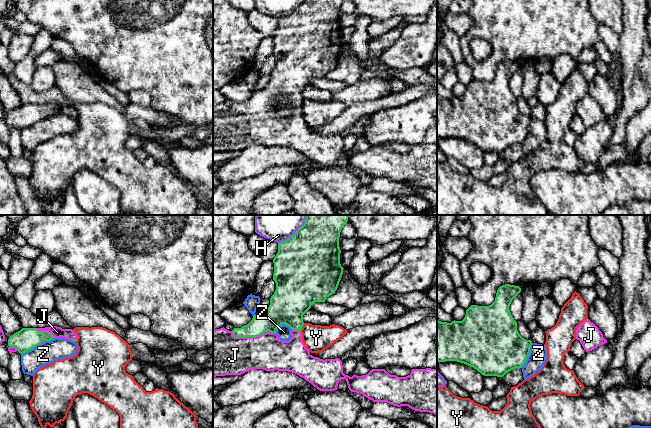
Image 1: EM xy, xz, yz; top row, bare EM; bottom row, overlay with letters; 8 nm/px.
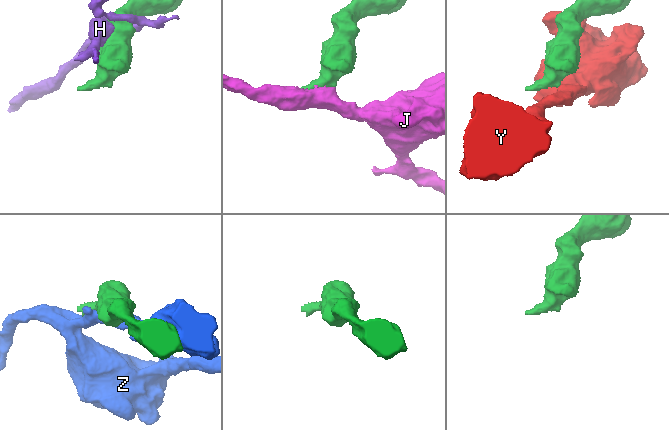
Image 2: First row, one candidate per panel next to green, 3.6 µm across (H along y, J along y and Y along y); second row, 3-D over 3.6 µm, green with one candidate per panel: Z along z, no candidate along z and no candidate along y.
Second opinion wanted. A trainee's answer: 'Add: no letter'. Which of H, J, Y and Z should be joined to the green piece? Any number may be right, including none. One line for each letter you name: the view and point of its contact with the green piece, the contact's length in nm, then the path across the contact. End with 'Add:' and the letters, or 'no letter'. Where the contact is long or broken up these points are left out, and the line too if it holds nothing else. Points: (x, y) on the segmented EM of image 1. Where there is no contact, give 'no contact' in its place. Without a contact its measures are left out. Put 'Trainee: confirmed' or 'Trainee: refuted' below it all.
J: contact xz (252, 336); length 360 nm
Add: J
Trainee: refuted

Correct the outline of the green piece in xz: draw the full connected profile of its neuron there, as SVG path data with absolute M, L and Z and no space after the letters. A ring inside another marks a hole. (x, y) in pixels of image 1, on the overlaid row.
M306 215L304 225L292 237L278 243L278 252L273 259L276 290L270 298L268 310L253 316L252 320L241 328L234 328L232 331L224 327L213 330L213 377L241 375L251 369L288 371L304 378L320 391L337 390L339 381L345 379L351 392L360 393L373 402L387 402L397 407L408 406L415 411L437 414L437 369L412 369L406 377L391 375L385 369L372 369L366 375L354 374L350 377L343 373L342 361L339 358L323 360L314 357L302 341L303 315L313 303L325 302L334 294L341 280L344 268L340 264L339 237L348 217L349 215ZM282 324L292 329L292 338L289 341L280 340L276 334L276 329Z

